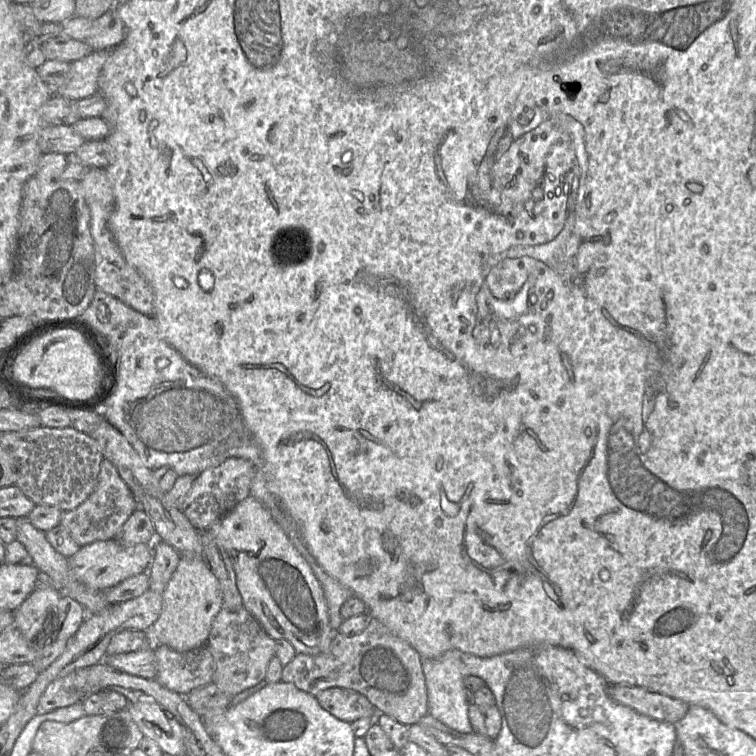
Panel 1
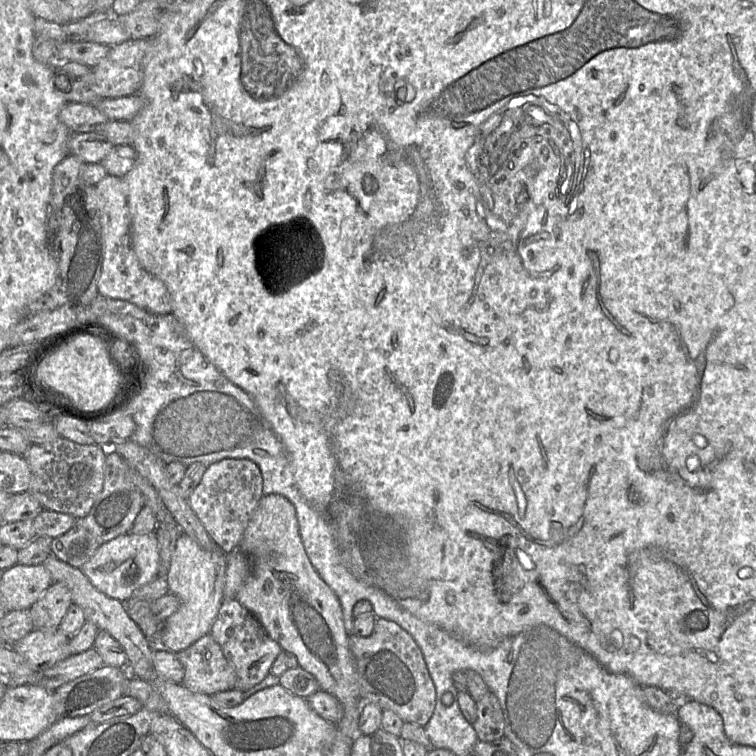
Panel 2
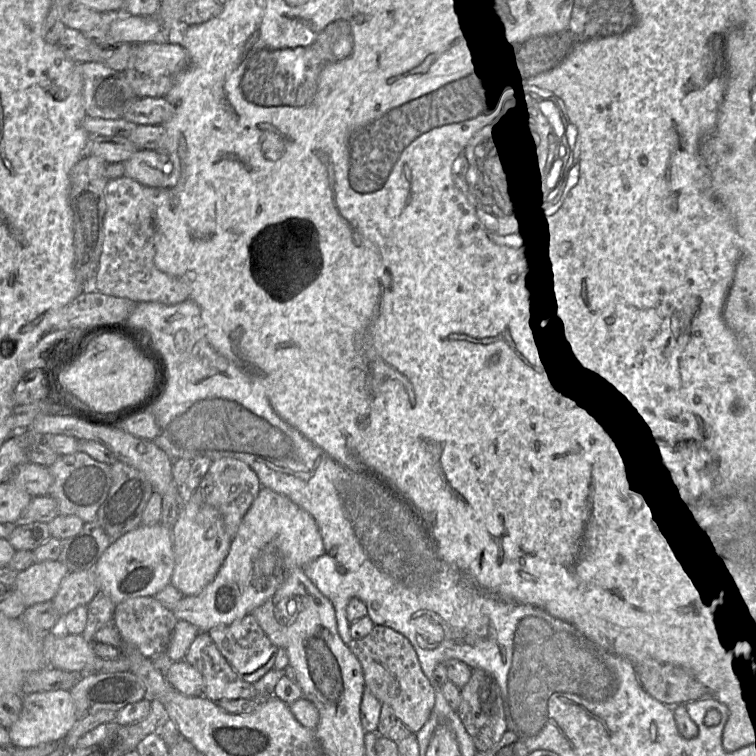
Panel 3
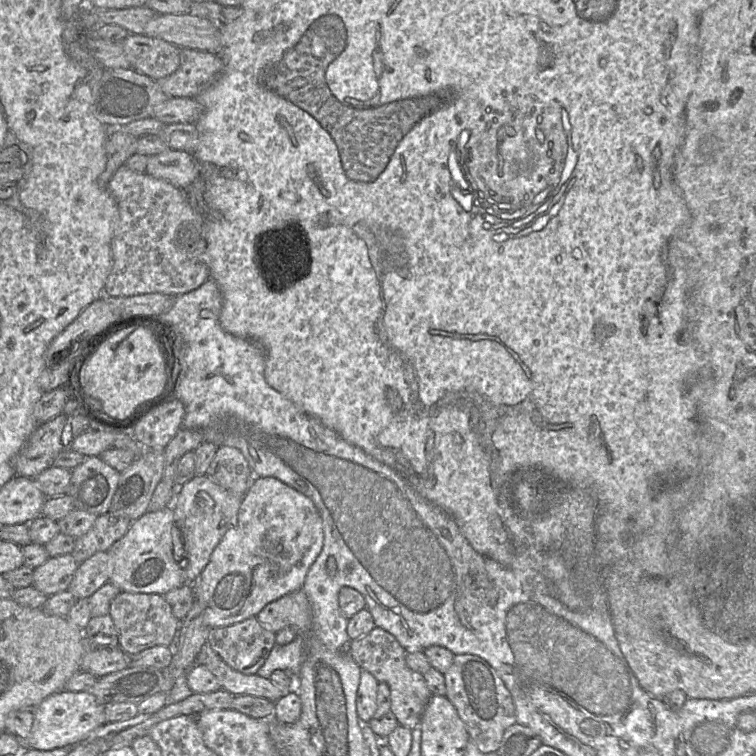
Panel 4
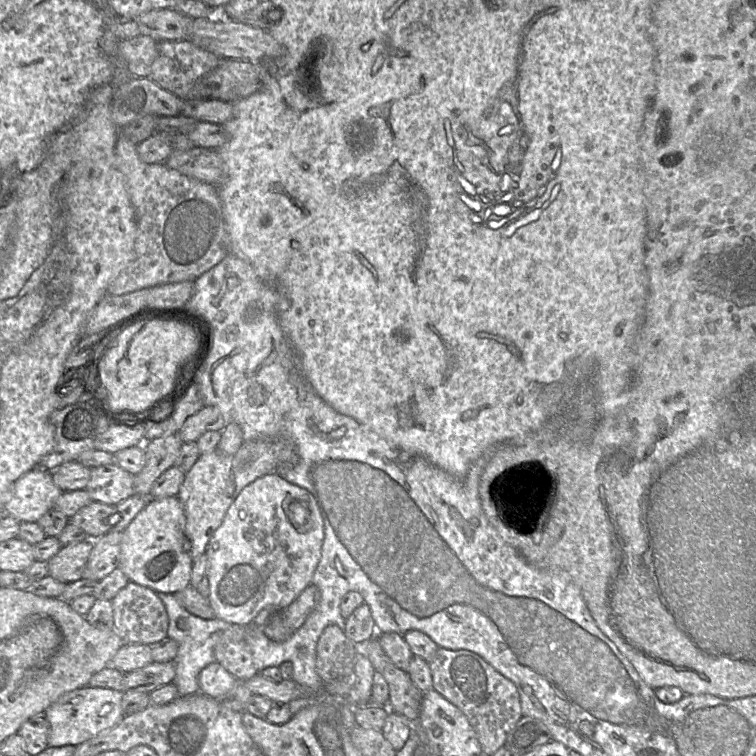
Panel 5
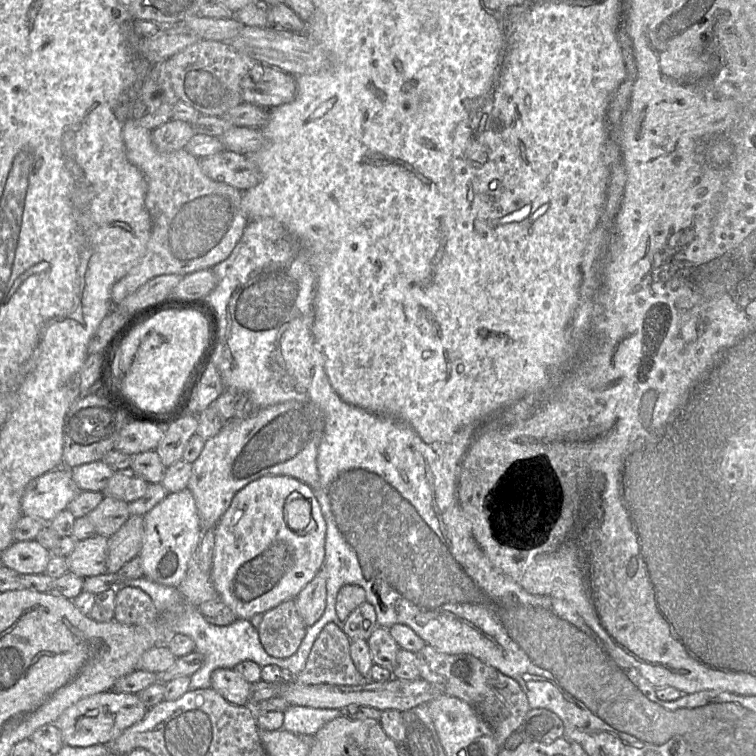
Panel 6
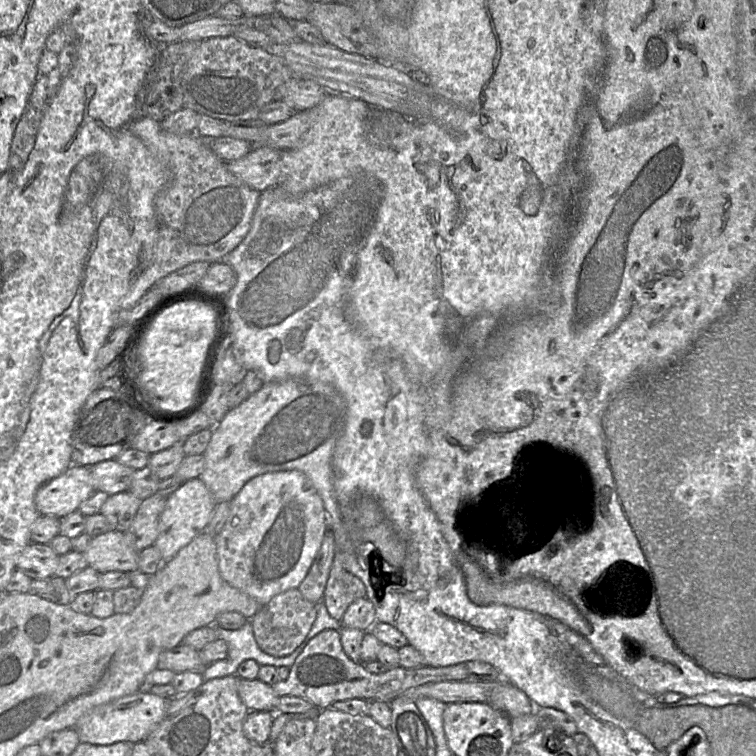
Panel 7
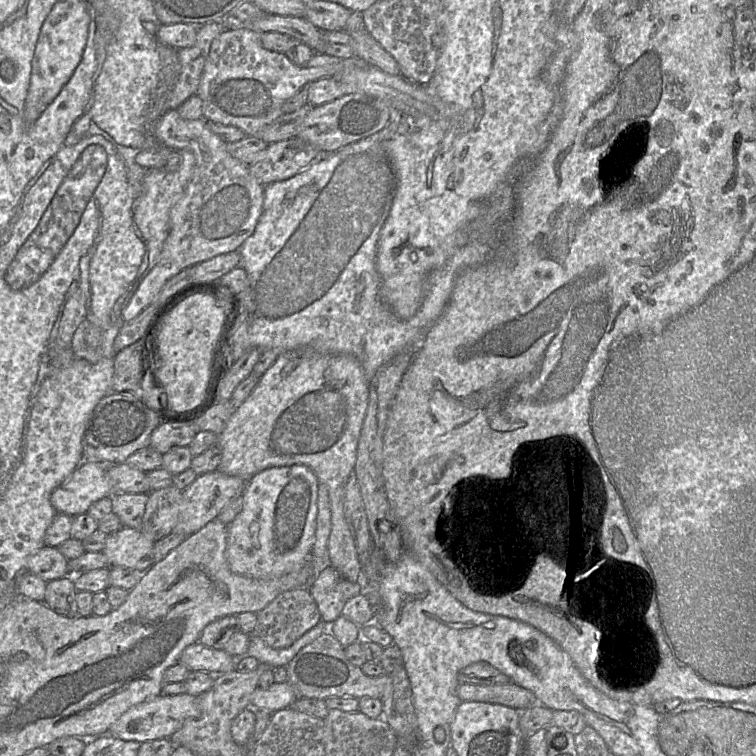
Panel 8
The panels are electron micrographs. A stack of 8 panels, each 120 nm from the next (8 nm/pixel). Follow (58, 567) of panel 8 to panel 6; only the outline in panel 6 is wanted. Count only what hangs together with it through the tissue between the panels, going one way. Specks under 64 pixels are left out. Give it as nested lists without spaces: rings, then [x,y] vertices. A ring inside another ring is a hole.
[[[14,541],[1,554],[1,565],[19,574],[42,574],[51,558],[51,551],[38,541]]]

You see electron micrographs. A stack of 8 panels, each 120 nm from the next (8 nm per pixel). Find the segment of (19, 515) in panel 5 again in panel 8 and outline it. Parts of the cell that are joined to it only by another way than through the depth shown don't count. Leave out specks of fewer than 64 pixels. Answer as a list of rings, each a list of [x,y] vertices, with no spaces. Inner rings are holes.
[[[83,461],[72,474],[53,490],[50,502],[57,513],[70,517],[87,513],[90,505],[112,496],[107,466],[100,462]]]

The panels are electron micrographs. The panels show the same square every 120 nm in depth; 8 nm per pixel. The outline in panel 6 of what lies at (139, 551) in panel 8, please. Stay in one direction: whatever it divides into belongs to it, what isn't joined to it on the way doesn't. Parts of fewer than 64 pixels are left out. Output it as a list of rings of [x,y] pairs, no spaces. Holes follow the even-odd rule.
[[[99,534],[80,540],[66,557],[69,572],[81,578],[107,573],[108,538]]]

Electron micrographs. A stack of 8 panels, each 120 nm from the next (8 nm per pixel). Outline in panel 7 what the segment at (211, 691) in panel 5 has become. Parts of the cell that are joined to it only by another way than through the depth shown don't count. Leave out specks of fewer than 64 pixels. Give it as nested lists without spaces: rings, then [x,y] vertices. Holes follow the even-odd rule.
[[[239,679],[238,694],[249,711],[276,712],[279,696],[274,692],[272,686],[258,679]]]

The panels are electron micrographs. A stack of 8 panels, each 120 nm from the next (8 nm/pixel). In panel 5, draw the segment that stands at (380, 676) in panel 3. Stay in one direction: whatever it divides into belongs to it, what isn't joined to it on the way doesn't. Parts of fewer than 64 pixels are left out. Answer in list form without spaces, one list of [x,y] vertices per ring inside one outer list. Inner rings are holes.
[[[376,636],[358,646],[358,653],[366,656],[387,681],[388,709],[404,717],[411,725],[420,717],[423,693],[414,685],[407,672],[399,669],[383,651]]]

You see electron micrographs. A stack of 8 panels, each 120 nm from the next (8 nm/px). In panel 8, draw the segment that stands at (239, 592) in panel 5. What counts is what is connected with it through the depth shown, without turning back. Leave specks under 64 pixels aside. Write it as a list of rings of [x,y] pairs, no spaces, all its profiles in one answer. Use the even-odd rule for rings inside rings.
[[[305,465],[270,467],[253,475],[242,492],[241,512],[227,526],[226,559],[238,575],[272,579],[311,557],[317,526],[319,481]]]

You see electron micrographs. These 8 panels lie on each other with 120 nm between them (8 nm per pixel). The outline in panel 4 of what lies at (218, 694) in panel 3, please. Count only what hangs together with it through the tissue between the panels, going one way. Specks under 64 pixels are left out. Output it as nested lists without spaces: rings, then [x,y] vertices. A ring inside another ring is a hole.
[[[208,642],[202,646],[196,663],[206,666],[220,682],[221,689],[234,696],[250,695],[275,703],[290,691],[257,674],[246,675],[232,669]]]

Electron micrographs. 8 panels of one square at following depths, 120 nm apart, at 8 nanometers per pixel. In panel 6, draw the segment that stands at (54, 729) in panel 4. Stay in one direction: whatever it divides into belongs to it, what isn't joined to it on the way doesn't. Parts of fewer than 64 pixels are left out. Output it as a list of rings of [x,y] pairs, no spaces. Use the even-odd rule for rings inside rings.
[[[106,691],[79,700],[67,708],[54,724],[60,729],[64,745],[76,747],[107,745],[127,728],[142,720],[148,710],[137,694]]]

